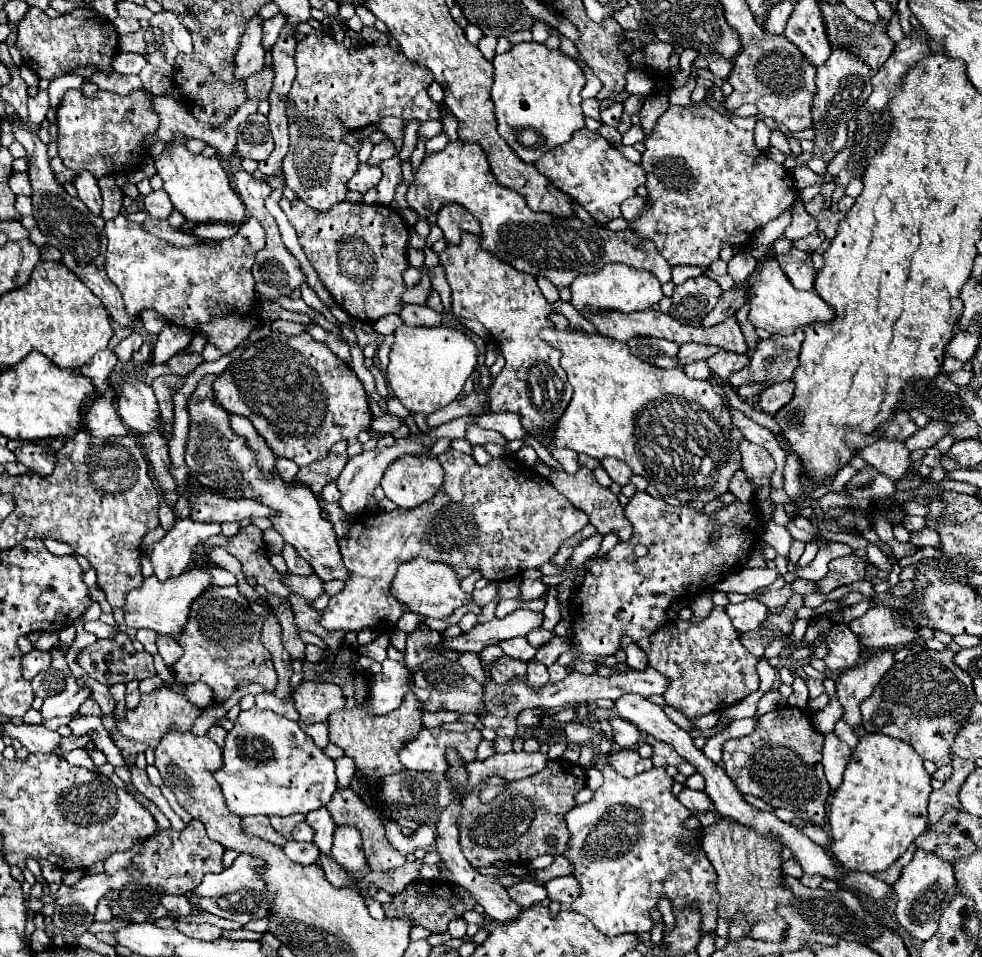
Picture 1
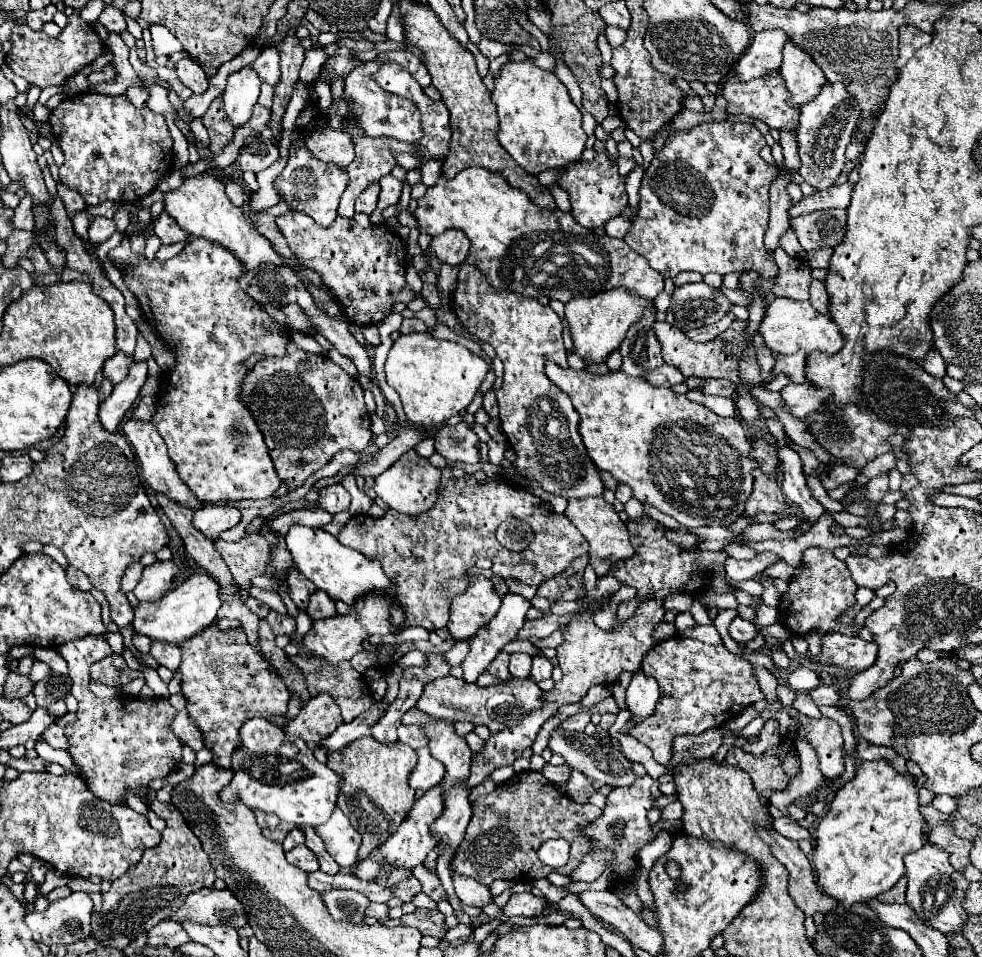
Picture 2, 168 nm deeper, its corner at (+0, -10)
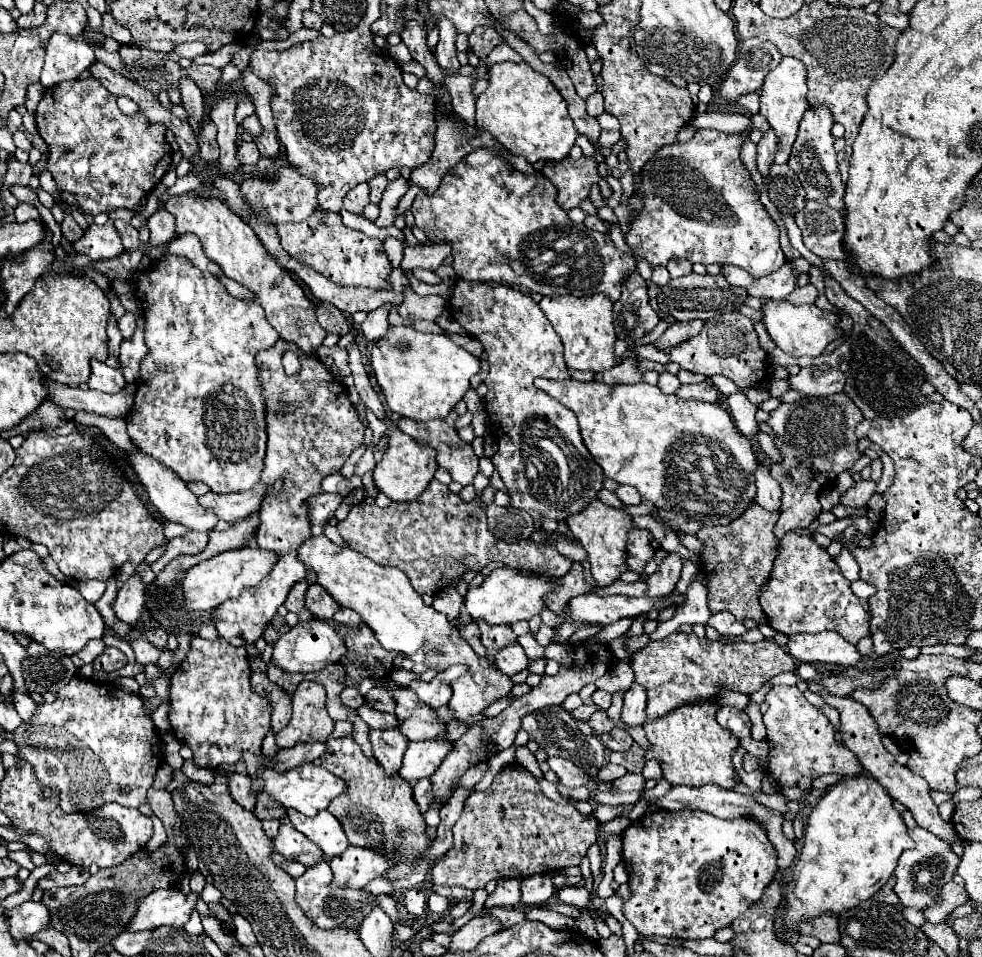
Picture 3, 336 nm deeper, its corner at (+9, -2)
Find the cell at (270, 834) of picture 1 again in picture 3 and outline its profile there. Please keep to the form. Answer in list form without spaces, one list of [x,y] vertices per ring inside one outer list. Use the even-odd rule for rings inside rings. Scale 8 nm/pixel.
[[[259,793],[253,813],[255,813],[257,819],[283,819],[285,817],[285,807],[281,803],[277,803],[271,795]]]

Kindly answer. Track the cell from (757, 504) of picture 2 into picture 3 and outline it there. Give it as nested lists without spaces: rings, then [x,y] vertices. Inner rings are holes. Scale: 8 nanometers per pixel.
[[[751,503],[749,511],[729,523],[727,527],[701,527],[697,531],[699,541],[703,543],[703,551],[699,553],[699,563],[701,563],[701,573],[707,579],[709,587],[709,611],[719,613],[719,611],[729,611],[739,619],[741,623],[747,619],[753,619],[757,623],[763,623],[763,611],[759,607],[757,595],[759,587],[767,583],[773,561],[777,557],[777,539],[773,535],[773,527],[779,519],[777,513],[769,513],[757,503]]]

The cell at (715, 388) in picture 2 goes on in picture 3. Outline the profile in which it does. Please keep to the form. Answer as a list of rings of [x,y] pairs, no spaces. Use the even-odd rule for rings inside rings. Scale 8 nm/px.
[[[693,383],[693,385],[681,385],[677,389],[677,397],[681,399],[695,399],[695,401],[705,401],[705,403],[715,403],[717,401],[717,389],[709,383]]]

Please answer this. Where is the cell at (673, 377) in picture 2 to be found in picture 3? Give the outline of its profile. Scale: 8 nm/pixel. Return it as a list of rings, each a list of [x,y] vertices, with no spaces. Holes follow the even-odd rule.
[[[631,357],[631,359],[625,359],[625,361],[621,361],[619,365],[615,365],[613,369],[609,369],[609,371],[599,371],[599,373],[595,373],[595,381],[599,381],[599,383],[609,383],[609,385],[615,385],[615,383],[625,383],[625,385],[629,385],[629,383],[639,383],[641,381],[641,371],[637,371],[637,367],[635,367],[635,357]]]

